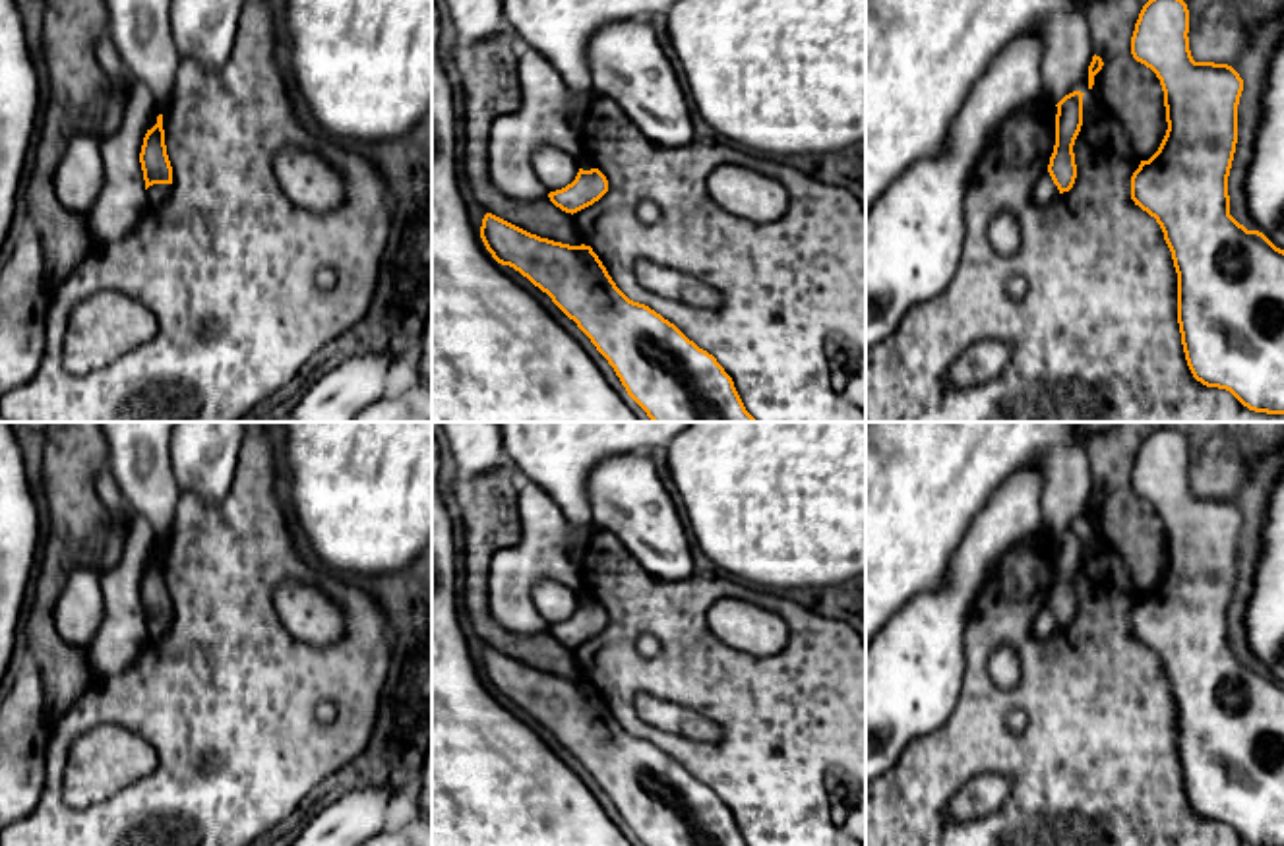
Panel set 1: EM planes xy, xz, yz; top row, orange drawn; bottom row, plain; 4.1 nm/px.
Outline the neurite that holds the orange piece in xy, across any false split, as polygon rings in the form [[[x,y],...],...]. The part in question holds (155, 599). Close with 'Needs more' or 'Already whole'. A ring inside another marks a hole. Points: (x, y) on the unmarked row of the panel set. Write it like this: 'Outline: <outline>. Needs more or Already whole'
Outline: [[[163,548],[157,550],[157,558],[147,563],[139,587],[145,623],[153,618],[172,618],[172,600],[167,589]]]. Already whole

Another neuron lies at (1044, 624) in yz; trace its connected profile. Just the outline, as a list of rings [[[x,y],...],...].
[[[1044,606],[1044,608],[1036,614],[1036,618],[1034,618],[1034,621],[1032,621],[1032,635],[1034,635],[1036,639],[1046,639],[1046,637],[1054,635],[1054,633],[1057,631],[1057,627],[1059,627],[1059,623],[1057,623],[1057,619],[1054,618],[1050,606]]]

